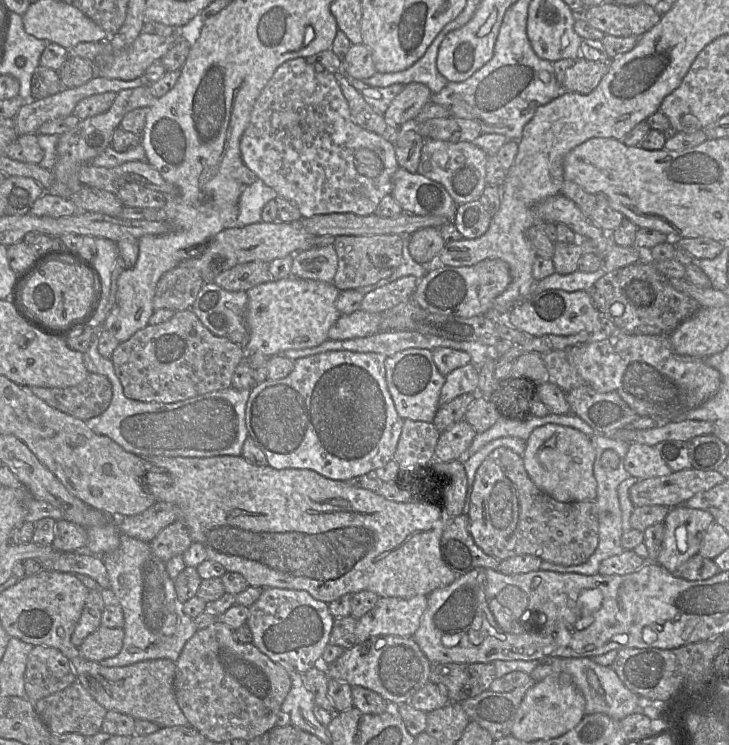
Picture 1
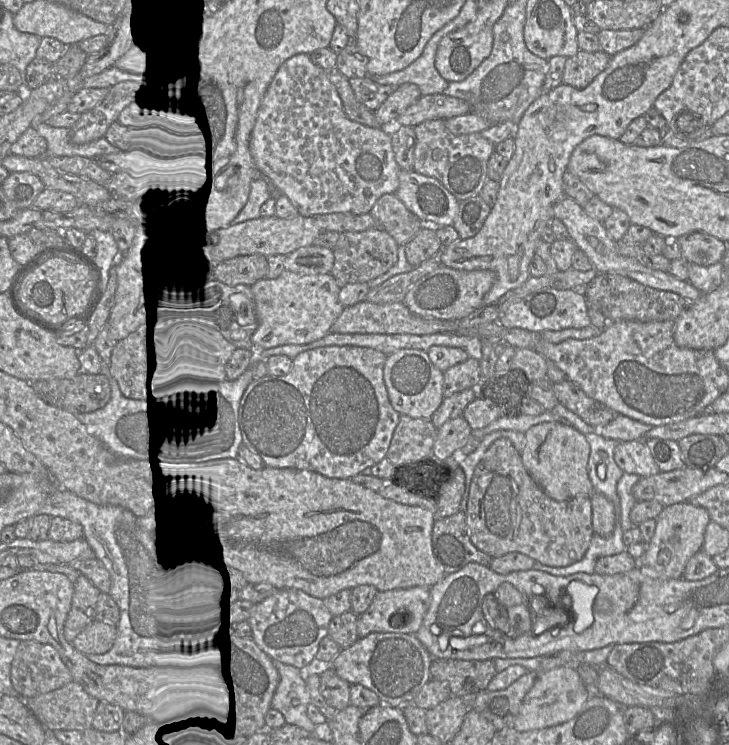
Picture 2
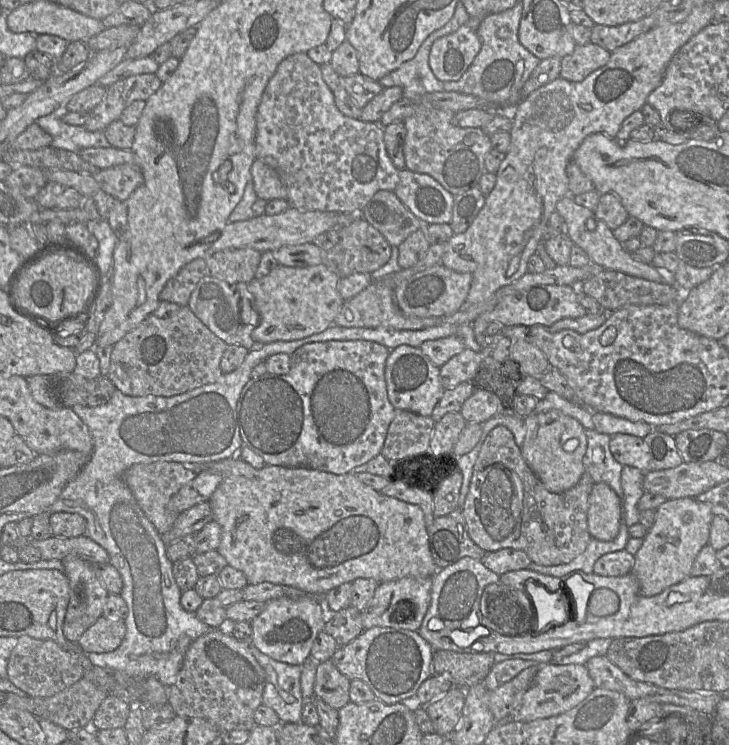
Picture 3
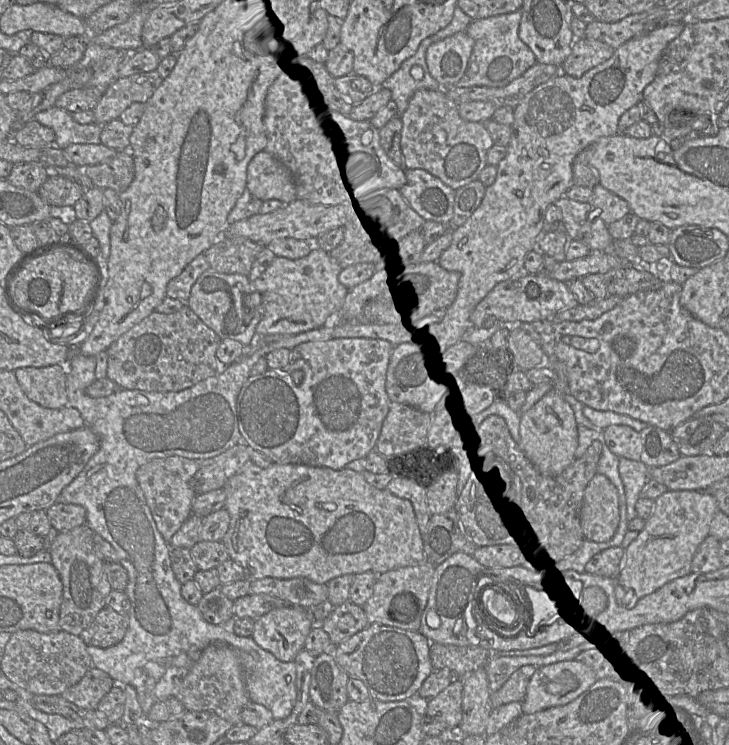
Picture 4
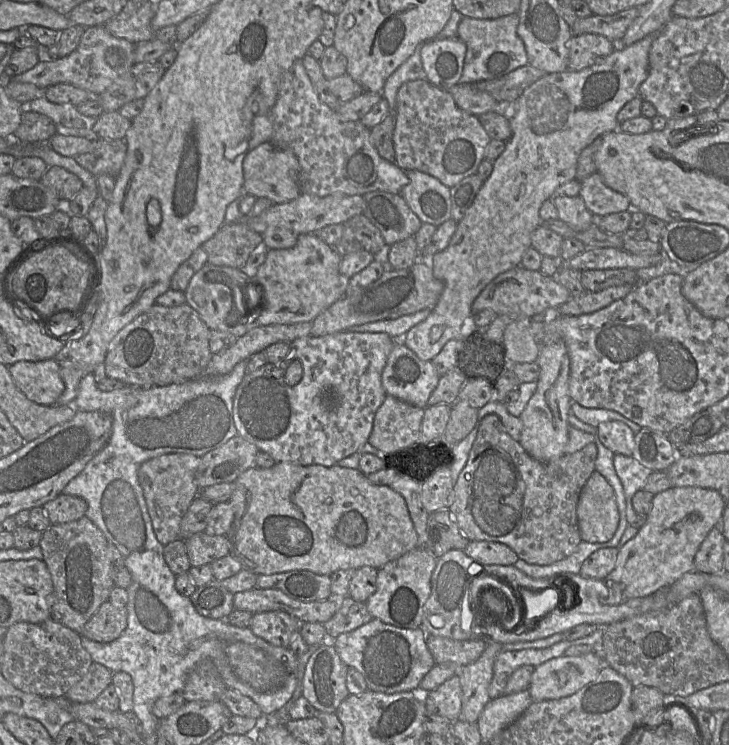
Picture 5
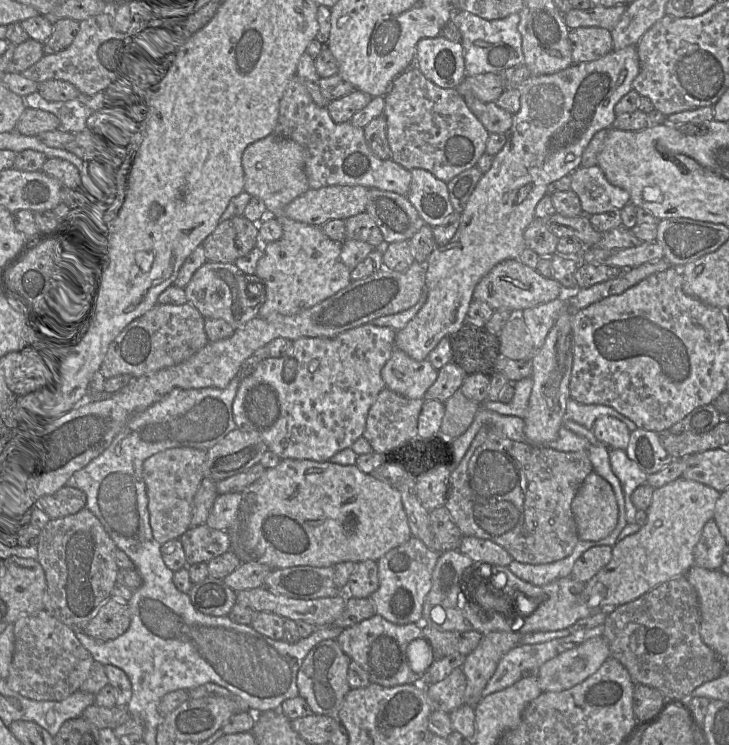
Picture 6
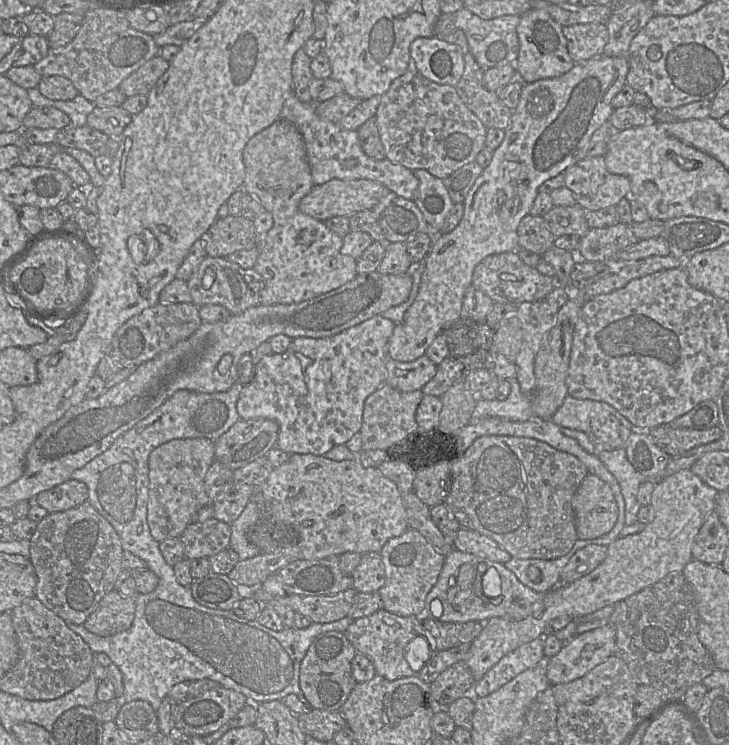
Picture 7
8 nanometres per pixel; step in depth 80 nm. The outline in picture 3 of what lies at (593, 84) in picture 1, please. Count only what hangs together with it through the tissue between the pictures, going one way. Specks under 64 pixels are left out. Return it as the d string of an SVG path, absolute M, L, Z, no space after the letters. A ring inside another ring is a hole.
M592 42L576 45L571 55L561 59L560 77L581 82L593 71L607 64L610 56L611 52Z

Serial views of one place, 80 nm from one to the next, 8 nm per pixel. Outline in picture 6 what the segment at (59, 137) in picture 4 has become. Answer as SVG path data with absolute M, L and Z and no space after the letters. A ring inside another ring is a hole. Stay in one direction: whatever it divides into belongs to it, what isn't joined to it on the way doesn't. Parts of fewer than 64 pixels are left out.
M35 91L25 97L28 108L41 109L56 115L60 119L59 130L80 133L90 129L90 123L96 111L85 102L85 96L79 96L69 101L47 101L39 91Z

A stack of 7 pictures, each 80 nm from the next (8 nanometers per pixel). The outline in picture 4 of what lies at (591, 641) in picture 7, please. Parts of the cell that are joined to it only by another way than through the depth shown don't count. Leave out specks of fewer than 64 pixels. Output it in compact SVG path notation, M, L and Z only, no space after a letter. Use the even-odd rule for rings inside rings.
M566 660L537 668L532 675L522 701L522 713L533 714L547 708L566 705L588 690L598 675L591 667L578 660Z

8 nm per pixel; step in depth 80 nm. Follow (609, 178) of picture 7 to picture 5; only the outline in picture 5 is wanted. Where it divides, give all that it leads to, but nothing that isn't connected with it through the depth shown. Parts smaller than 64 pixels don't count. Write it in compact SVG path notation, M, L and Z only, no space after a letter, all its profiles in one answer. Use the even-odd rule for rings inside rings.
M598 171L580 182L581 197L587 209L595 215L602 217L612 213L630 211L629 199L610 187L608 187Z

